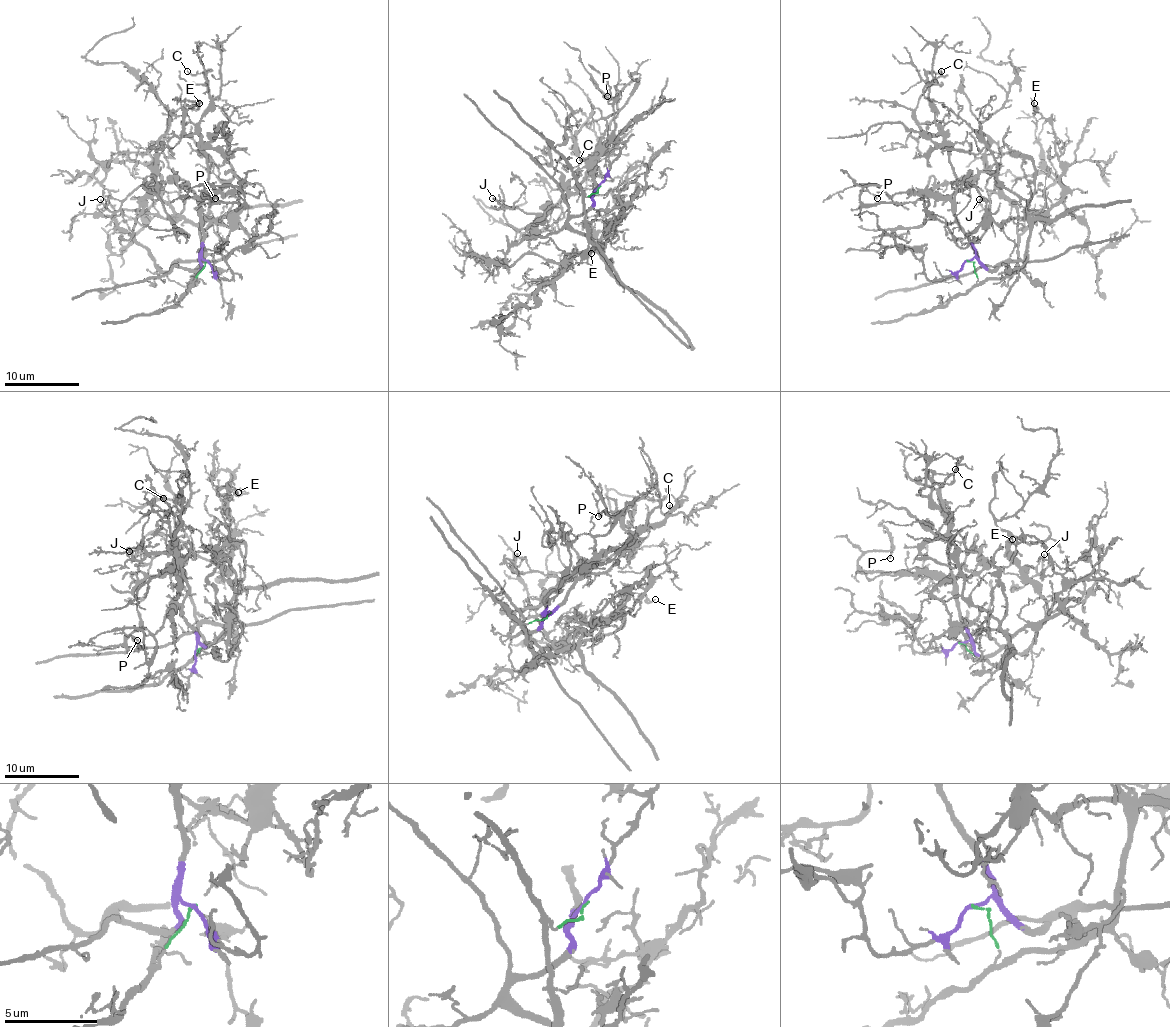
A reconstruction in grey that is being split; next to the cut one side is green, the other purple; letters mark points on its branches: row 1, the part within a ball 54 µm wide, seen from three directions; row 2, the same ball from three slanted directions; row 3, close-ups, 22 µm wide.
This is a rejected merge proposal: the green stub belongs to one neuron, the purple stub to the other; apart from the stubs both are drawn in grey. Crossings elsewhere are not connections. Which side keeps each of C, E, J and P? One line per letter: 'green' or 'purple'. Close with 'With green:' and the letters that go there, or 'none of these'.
C: purple
E: green
J: purple
P: purple
With green: E

